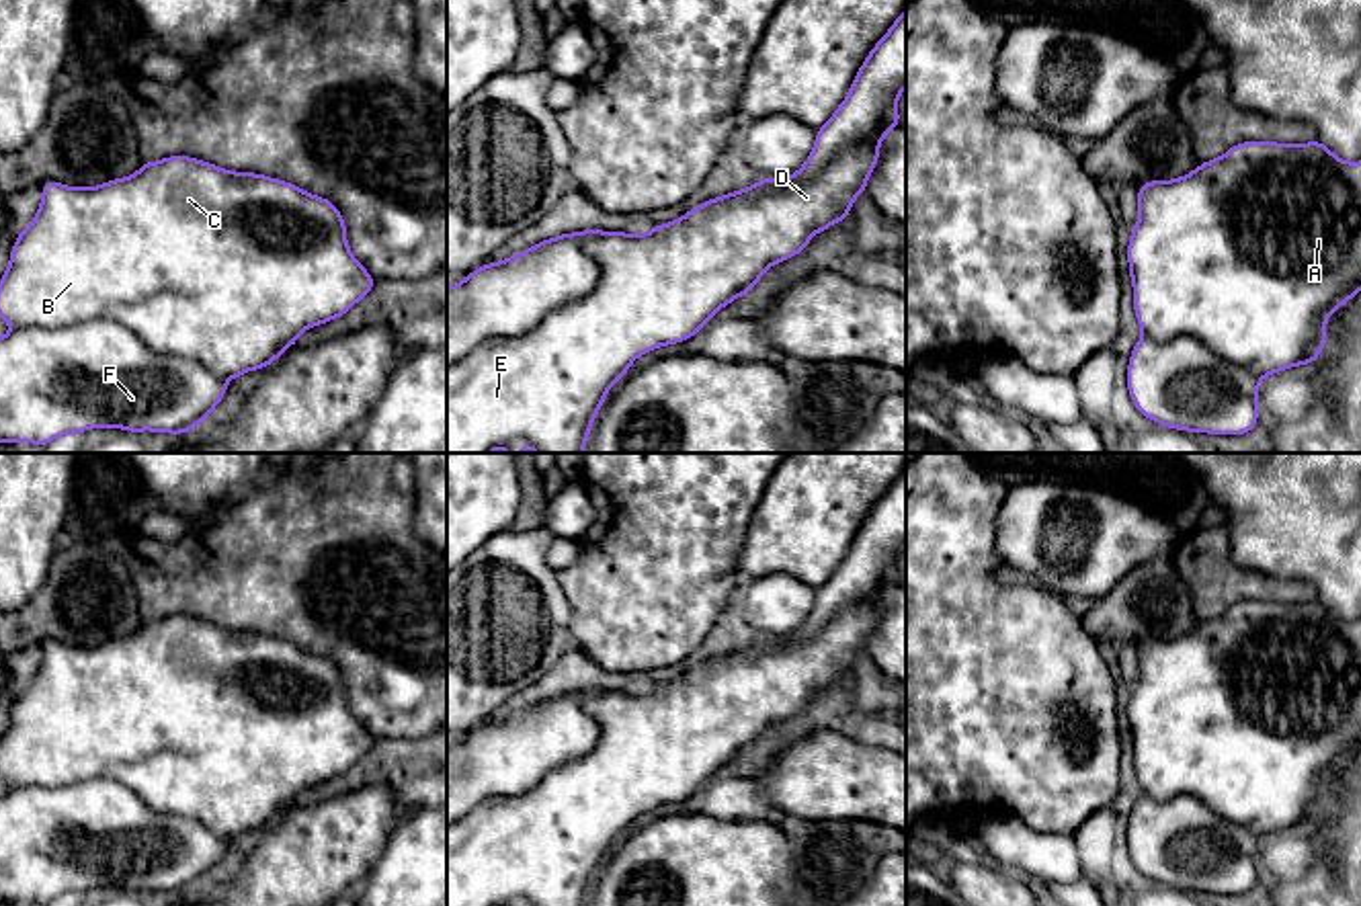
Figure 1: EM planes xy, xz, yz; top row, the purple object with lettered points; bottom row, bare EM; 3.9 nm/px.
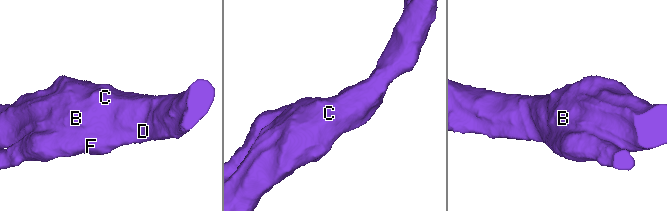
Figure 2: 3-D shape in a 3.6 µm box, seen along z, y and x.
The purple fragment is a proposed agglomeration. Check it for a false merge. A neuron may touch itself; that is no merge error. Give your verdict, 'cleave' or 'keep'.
keep

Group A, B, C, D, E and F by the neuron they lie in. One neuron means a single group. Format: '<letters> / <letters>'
A B C D E F

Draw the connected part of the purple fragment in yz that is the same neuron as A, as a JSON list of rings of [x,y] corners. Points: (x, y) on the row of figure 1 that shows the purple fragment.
[[[1320,139],[1310,143],[1240,141],[1224,156],[1201,162],[1191,174],[1170,180],[1148,180],[1138,187],[1140,217],[1127,244],[1133,312],[1142,328],[1125,381],[1129,398],[1144,418],[1187,433],[1248,435],[1259,422],[1259,383],[1295,365],[1310,367],[1326,346],[1326,320],[1361,291],[1361,160],[1345,162]]]

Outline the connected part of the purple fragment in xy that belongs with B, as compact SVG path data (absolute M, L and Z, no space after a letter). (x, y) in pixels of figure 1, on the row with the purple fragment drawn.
M168 156L143 162L137 172L98 187L80 189L47 180L41 187L41 207L29 228L18 232L8 269L0 277L0 318L12 326L6 336L0 336L0 445L35 443L45 447L61 435L107 426L127 433L170 433L174 437L195 430L223 400L230 379L266 369L289 346L297 344L303 330L344 316L369 295L375 281L353 256L338 207L281 178L225 170L191 156Z

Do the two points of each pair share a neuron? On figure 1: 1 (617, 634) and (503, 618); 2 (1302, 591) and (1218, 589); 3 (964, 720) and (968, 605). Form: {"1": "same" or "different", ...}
{"1": "different", "2": "same", "3": "same"}

